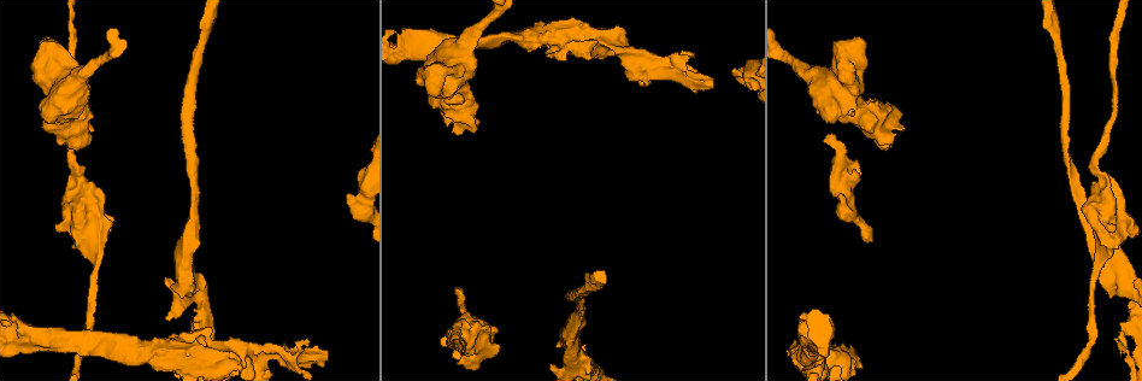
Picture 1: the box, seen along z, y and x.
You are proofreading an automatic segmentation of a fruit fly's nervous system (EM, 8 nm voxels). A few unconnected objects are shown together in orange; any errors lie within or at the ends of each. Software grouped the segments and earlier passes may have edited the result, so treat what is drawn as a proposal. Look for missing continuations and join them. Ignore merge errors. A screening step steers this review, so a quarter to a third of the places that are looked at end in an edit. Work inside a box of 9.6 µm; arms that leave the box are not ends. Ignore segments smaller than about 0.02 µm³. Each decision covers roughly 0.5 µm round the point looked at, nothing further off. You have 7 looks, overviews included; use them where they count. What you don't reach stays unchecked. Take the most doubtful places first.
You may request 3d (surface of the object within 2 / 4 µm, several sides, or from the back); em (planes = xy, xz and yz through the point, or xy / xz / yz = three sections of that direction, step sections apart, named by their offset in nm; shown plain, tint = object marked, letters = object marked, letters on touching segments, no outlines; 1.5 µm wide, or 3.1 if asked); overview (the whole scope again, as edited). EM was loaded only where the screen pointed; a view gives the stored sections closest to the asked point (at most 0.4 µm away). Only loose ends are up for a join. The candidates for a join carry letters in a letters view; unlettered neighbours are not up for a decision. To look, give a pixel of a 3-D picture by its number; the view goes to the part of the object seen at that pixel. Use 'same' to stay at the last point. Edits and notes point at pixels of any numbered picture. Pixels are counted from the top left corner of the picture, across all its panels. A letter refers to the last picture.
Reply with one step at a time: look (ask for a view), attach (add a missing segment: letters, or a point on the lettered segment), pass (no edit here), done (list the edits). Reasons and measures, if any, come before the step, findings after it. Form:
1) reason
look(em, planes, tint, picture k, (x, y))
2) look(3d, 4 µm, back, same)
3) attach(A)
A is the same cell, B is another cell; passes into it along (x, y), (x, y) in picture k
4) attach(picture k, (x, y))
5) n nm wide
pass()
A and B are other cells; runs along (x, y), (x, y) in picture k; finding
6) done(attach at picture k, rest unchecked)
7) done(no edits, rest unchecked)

branch stops here
look(3d, 2 µm, picture 1, (445, 103))

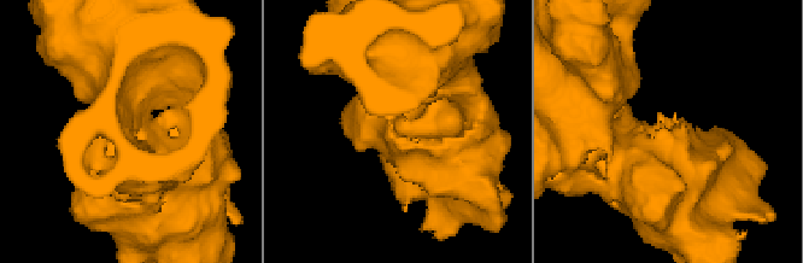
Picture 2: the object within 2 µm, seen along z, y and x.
look(em, planes, tint, picture 2, (661, 123))

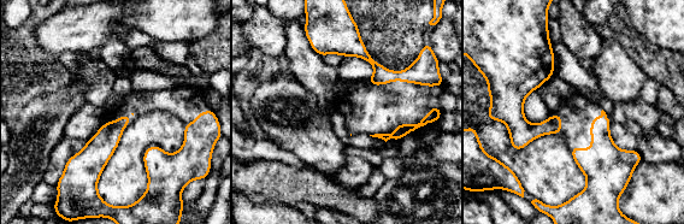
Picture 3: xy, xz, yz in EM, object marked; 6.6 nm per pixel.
look(em, planes, letters, same)

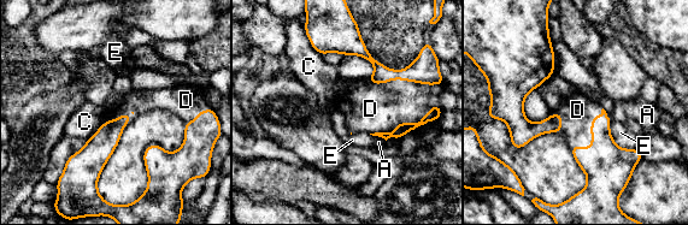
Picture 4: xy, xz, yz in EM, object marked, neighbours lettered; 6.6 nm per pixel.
D touches over 340 nm
attach(D)
D is the same cell, A, C and E are other cells; passes into it along (606, 165), (591, 132), (577, 110) in picture 4; it goes on there

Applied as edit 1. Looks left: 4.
see it whole again
look(overview)

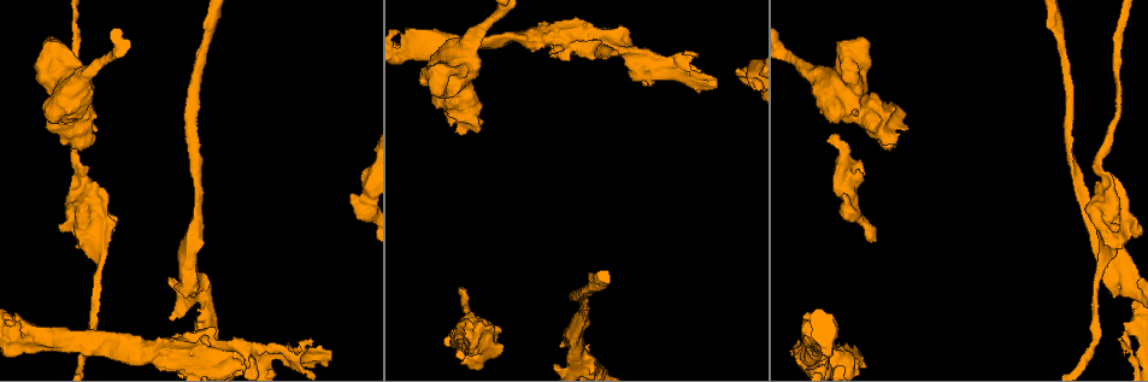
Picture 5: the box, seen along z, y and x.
an open end
look(em, xz, step 4, letters, picture 5, (1127, 349))

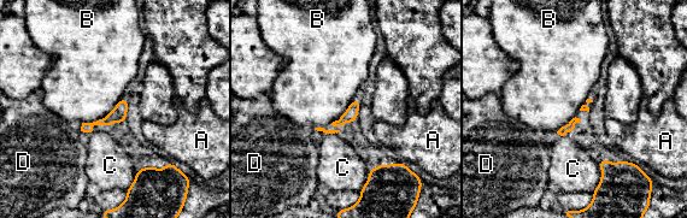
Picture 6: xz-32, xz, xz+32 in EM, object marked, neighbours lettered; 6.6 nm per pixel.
B touches over 320 nm
pass()
A, B, C and D are other cells; none of them fits

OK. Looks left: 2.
stops while still wide
look(3d, 4 µm, picture 5, (1127, 233))

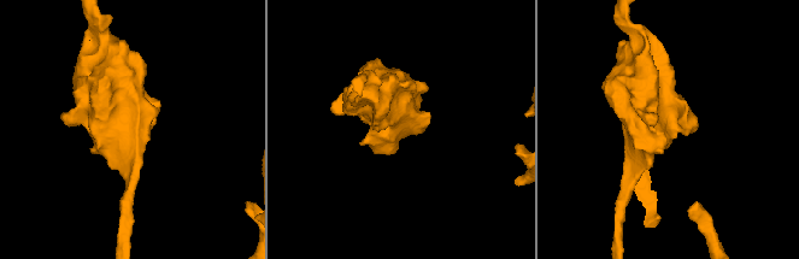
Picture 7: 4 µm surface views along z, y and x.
look(em, planes, letters, picture 7, (422, 130))

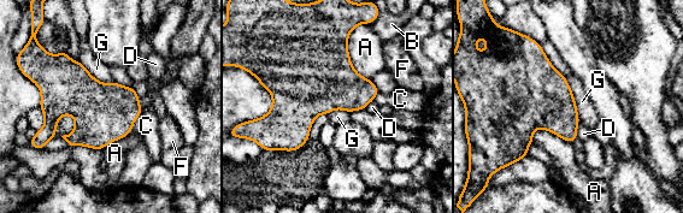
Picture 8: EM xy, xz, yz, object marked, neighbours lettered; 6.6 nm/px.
pass()
A, B, C, D, F and G are other cells; border along (133, 87), (142, 110) in picture 8; none of them fits

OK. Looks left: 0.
done(attach at picture 4, rest unchecked)

